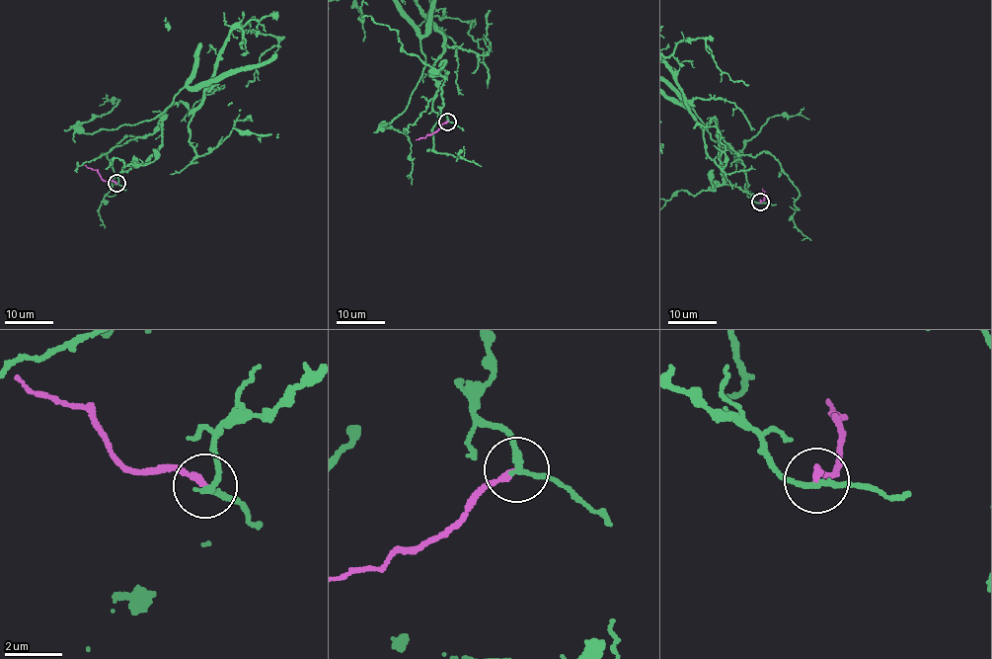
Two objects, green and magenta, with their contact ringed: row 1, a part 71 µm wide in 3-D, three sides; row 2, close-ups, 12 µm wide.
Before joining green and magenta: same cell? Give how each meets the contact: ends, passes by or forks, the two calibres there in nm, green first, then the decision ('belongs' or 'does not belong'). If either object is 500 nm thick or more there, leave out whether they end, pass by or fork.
green passes by; magenta ends there; 170 nm thick on the green side, 240 nm on the other; does not belong

